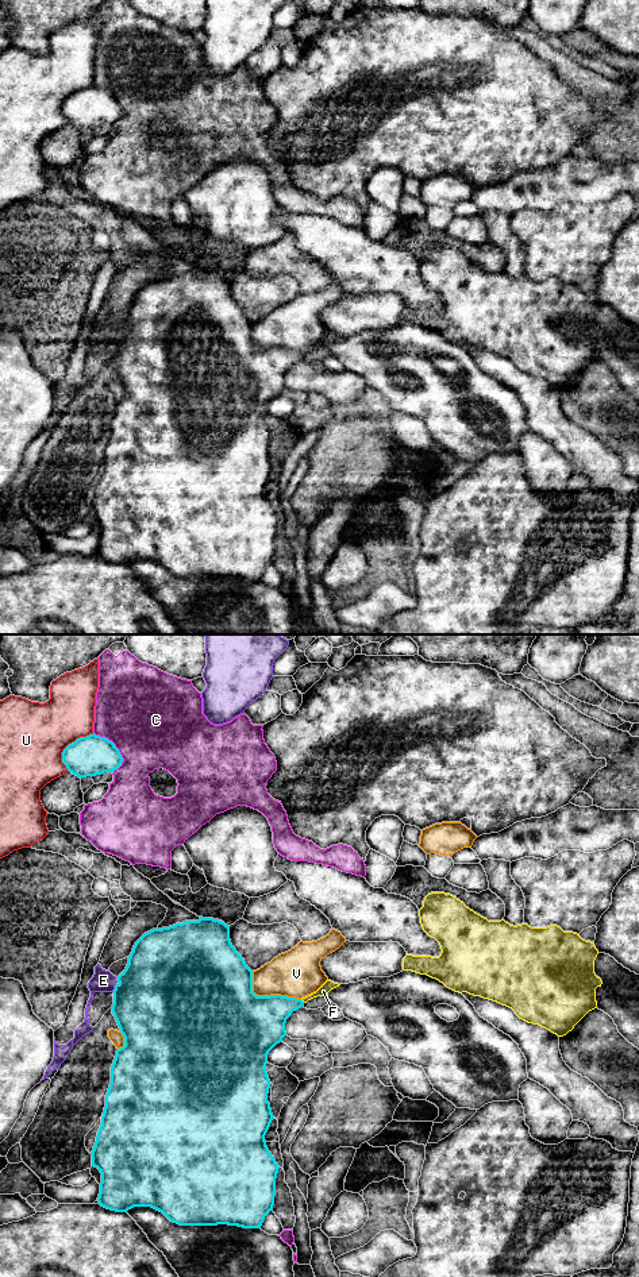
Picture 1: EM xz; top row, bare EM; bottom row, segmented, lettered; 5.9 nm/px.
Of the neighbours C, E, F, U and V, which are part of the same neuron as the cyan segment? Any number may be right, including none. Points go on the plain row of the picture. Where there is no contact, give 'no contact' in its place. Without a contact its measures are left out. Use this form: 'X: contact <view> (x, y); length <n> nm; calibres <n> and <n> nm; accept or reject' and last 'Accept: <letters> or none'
C: contact xz (118, 101); length 280 nm; calibres 240 and 500 nm; reject
E: contact xz (115, 340); length 50 nm; calibres 500 and 130 nm; reject
F: contact xz (301, 352); length 40 nm; calibres 260 and 60 nm; accept
U: contact xz (68, 97); length 280 nm; calibres 240 and 400 nm; reject
V: contact xz (266, 348); length 340 nm; calibres 440 and 280 nm; reject
Accept: F

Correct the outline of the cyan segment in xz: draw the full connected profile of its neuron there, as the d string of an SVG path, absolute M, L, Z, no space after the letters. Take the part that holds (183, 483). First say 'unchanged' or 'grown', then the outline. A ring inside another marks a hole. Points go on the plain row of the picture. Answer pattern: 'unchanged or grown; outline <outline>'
grown; outline M203 269L199 273L185 273L145 285L135 294L128 309L128 316L118 328L118 333L111 360L124 389L124 398L116 402L111 418L111 436L105 447L101 478L91 505L92 518L97 520L101 525L99 556L116 564L127 564L134 559L151 559L180 578L228 576L243 580L261 580L265 568L273 563L276 531L280 521L265 493L265 487L274 471L270 455L267 454L270 440L270 432L265 420L267 406L286 387L285 375L293 363L301 360L313 350L327 348L331 342L340 336L327 332L316 344L303 351L281 347L257 348L253 344L253 323L232 298L230 278L219 271Z

